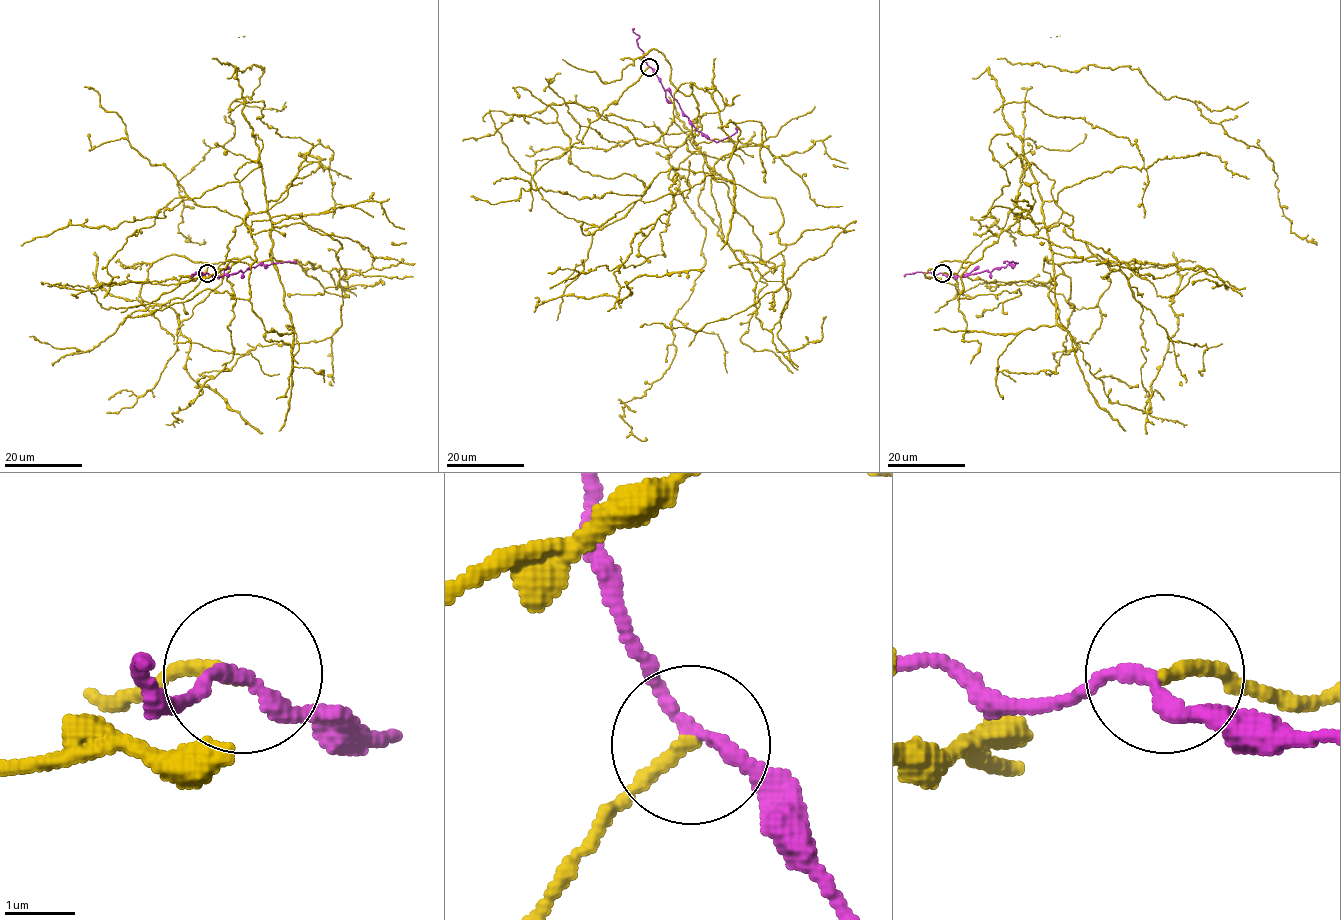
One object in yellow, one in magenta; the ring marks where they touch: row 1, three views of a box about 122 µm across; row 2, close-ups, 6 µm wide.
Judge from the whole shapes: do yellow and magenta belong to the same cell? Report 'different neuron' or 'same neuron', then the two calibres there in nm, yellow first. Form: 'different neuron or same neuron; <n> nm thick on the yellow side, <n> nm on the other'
different neuron; 200 nm thick on the yellow side, 190 nm on the other

